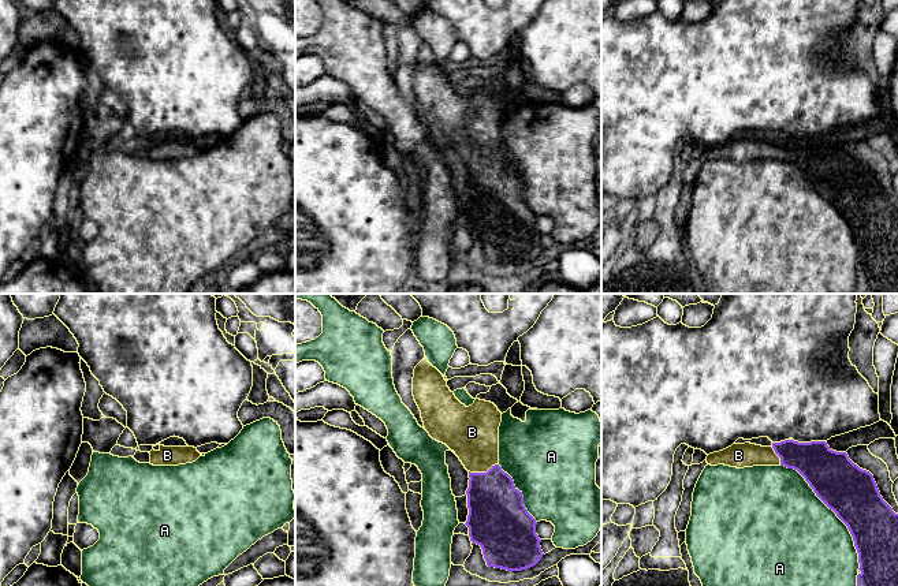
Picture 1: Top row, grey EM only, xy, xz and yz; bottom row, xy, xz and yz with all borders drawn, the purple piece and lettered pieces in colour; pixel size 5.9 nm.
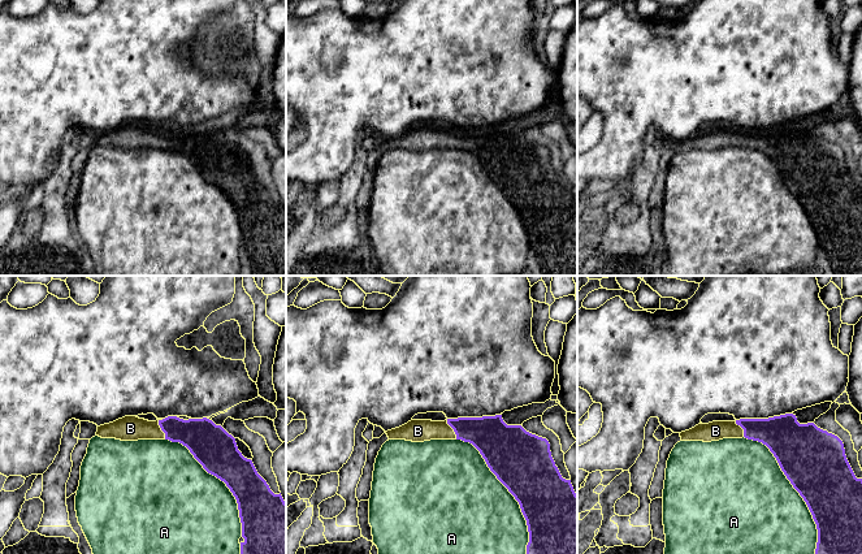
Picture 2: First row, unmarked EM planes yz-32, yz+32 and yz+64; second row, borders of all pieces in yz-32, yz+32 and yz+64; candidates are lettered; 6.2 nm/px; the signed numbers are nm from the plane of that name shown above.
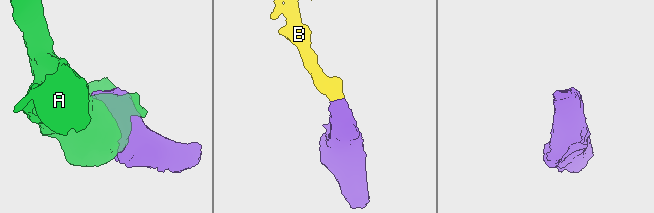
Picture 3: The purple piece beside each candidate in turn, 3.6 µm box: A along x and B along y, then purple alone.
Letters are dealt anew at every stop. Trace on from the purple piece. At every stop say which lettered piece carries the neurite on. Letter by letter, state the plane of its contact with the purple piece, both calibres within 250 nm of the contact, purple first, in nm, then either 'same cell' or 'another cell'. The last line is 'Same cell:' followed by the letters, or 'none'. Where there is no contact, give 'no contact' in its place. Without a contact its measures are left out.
A: contact in yz; calibres 300 and 480 nm; another cell
B: contact in xz; calibres 340 and 300 nm; same cell
Same cell: B

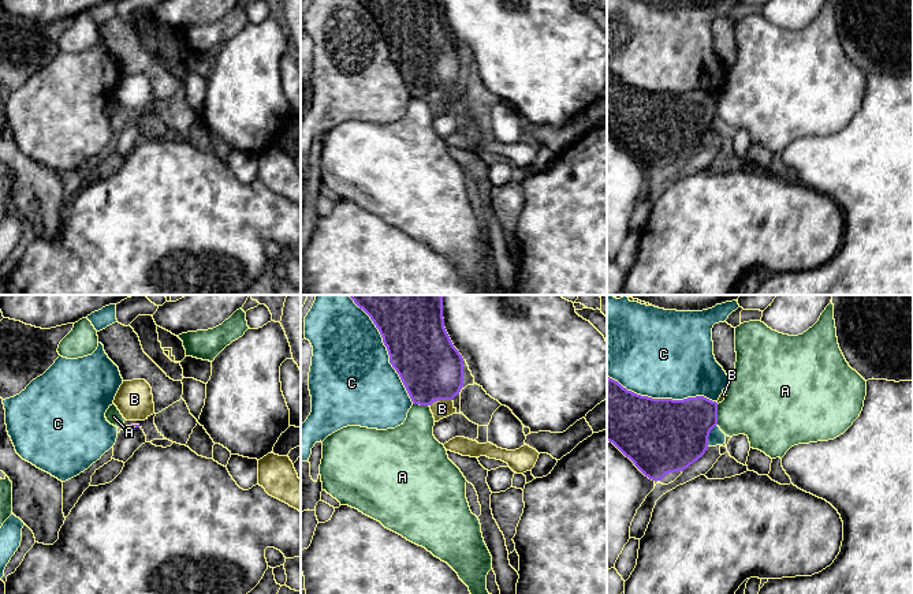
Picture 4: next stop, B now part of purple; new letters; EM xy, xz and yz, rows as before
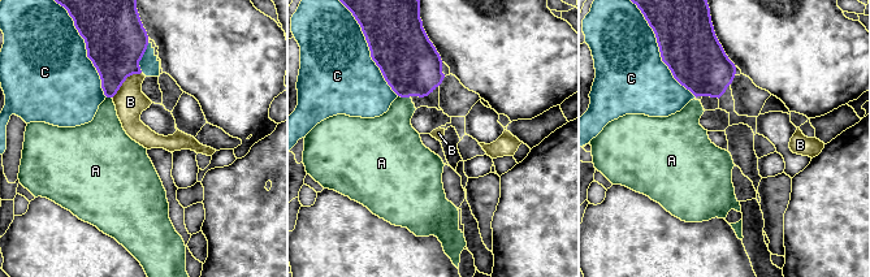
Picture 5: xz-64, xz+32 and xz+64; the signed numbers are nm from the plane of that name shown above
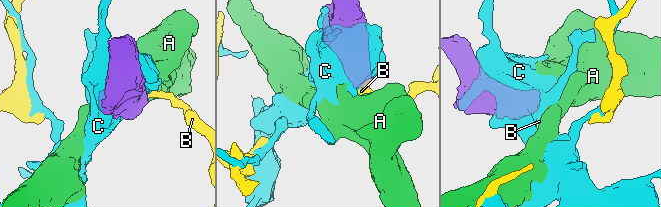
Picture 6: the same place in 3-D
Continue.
A: contact in yz; calibres 360 and 380 nm; another cell
B: contact in xz; calibres 380 and 110 nm; another cell
C: contact in yz; calibres 440 and 500 nm; another cell
Same cell: none

